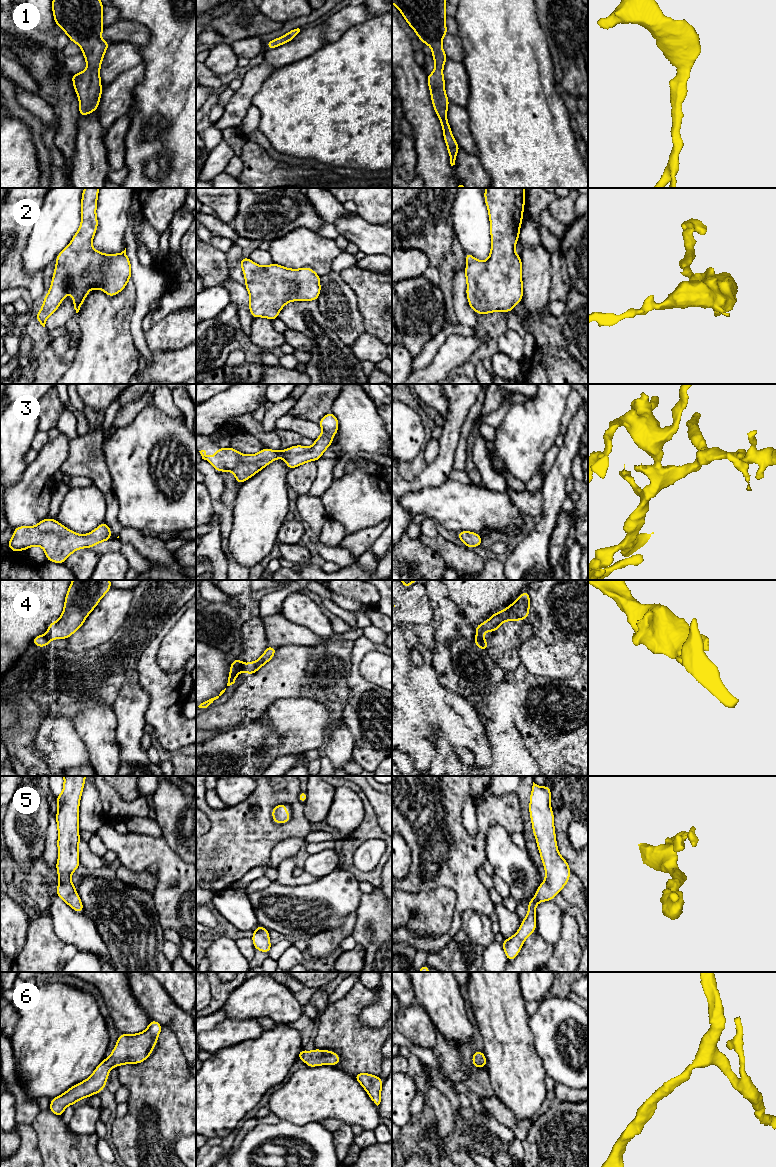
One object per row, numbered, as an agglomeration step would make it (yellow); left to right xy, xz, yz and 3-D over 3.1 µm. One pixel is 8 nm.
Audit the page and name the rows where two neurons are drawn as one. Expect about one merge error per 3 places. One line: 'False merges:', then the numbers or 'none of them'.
False merges: 4

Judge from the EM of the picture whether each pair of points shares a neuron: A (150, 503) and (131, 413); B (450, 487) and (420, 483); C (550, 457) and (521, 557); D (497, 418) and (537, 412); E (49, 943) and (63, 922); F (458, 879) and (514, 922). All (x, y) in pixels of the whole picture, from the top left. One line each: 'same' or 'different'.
A: different
B: different
C: different
D: different
E: different
F: different

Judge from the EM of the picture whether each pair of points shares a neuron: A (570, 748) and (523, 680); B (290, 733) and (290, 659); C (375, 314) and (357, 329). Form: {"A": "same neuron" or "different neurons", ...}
{"A": "same neuron", "B": "different neurons", "C": "different neurons"}

